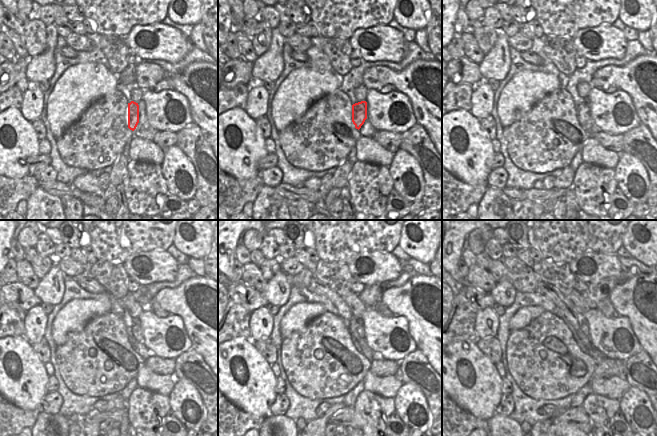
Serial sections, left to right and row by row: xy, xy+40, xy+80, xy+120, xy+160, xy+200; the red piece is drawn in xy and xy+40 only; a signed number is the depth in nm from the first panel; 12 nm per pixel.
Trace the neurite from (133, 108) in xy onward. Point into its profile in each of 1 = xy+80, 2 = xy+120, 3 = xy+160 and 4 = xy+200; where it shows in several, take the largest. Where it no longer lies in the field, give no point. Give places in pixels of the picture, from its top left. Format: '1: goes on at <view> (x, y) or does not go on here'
1: goes on at xy+80 (583, 111)
2: goes on at xy+120 (136, 330)
3: goes on at xy+160 (360, 328)
4: goes on at xy+200 (584, 327)

